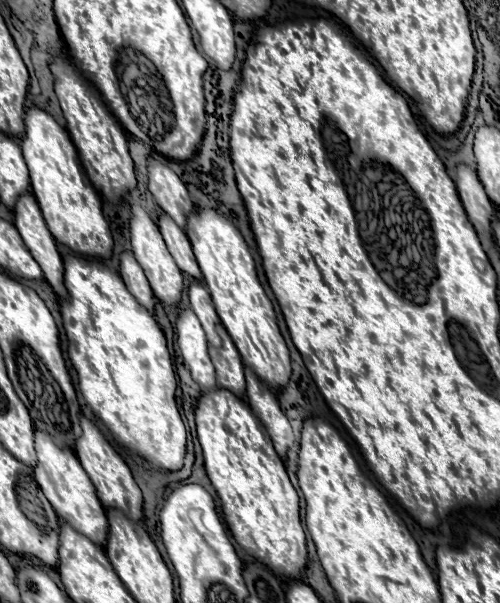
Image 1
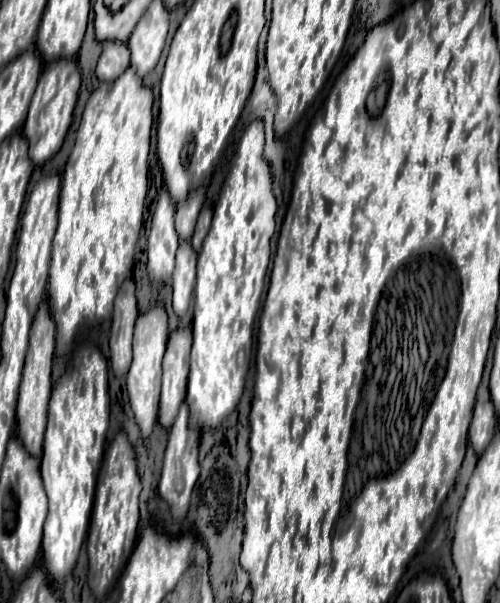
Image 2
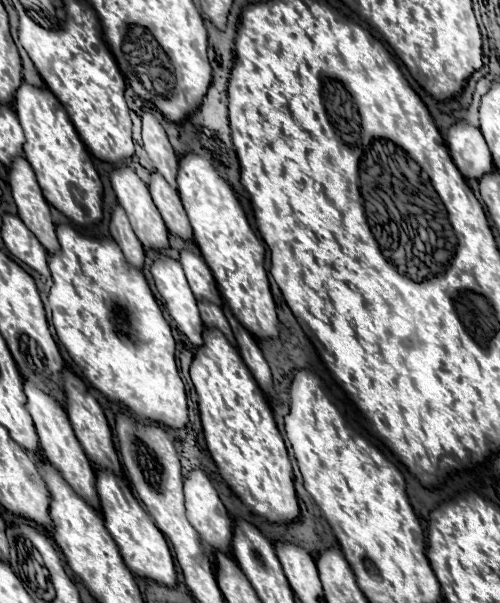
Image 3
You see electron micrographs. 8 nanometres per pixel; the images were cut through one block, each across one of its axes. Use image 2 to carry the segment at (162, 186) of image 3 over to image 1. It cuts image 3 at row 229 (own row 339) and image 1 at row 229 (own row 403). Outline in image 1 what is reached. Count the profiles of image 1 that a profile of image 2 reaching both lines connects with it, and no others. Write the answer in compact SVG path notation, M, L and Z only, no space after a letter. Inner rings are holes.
M162 214L158 218L158 226L160 226L160 232L162 232L162 236L166 240L166 246L168 246L170 254L174 256L178 268L182 272L186 272L186 274L190 274L190 276L194 276L194 278L200 280L202 278L202 272L200 272L200 268L196 264L196 258L192 254L190 240L184 234L184 230L168 214Z

